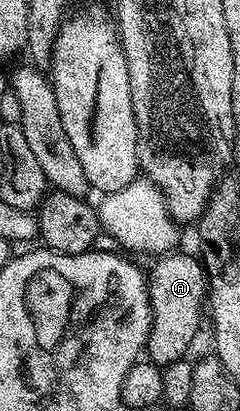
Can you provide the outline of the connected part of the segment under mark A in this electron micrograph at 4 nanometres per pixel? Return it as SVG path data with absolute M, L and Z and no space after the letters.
M183 250L172 251L153 262L153 269L147 272L152 312L147 356L154 364L164 366L190 355L189 347L201 328L201 311L207 308L207 268Z

